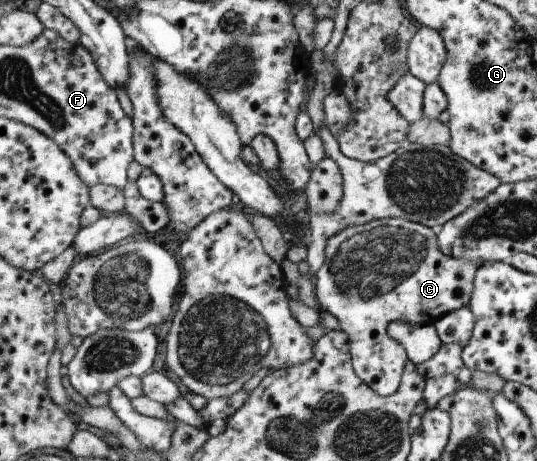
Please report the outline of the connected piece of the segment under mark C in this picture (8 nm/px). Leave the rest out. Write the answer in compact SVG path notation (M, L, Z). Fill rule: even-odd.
M403 218L378 219L348 227L328 241L324 264L314 277L315 293L320 307L335 316L340 329L349 336L358 376L378 394L389 397L400 388L410 362L403 344L390 337L391 323L436 324L448 313L469 306L475 291L476 273L483 263L485 259L466 262L443 253L438 235L429 226Z

